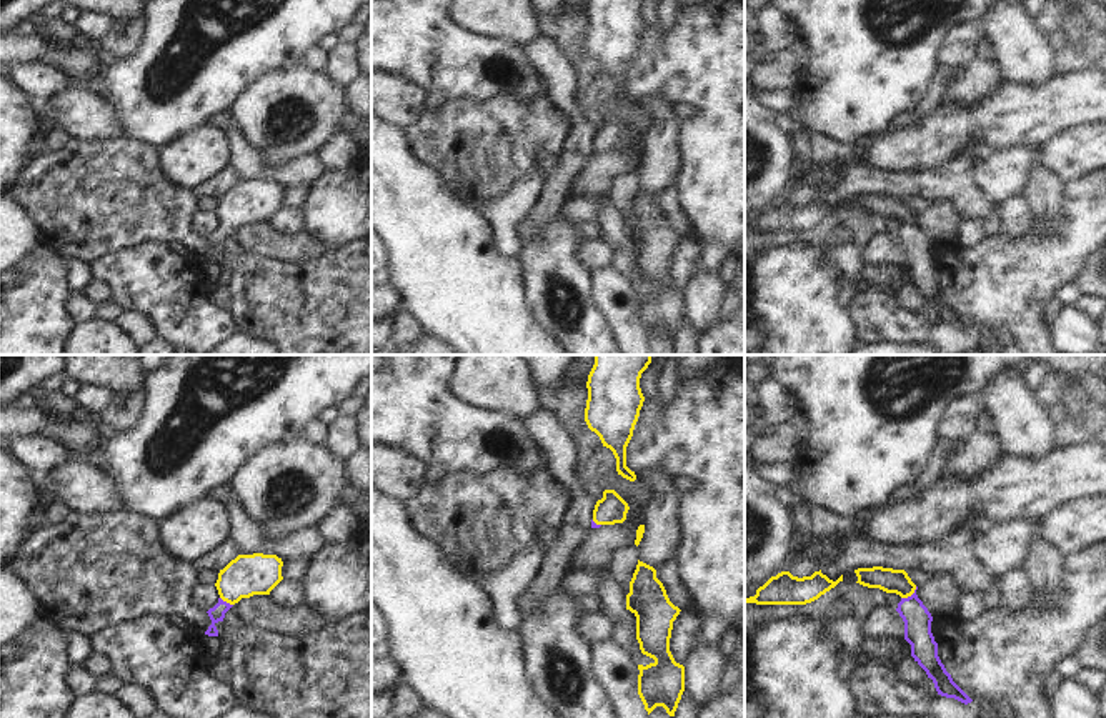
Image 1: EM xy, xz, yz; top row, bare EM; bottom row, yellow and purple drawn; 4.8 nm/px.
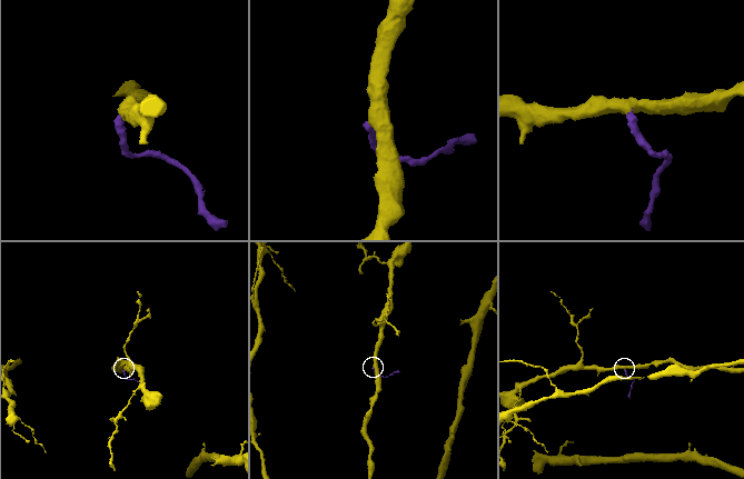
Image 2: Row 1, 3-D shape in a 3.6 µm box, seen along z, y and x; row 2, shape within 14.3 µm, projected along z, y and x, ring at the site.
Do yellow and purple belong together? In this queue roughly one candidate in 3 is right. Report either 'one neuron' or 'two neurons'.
one neuron

